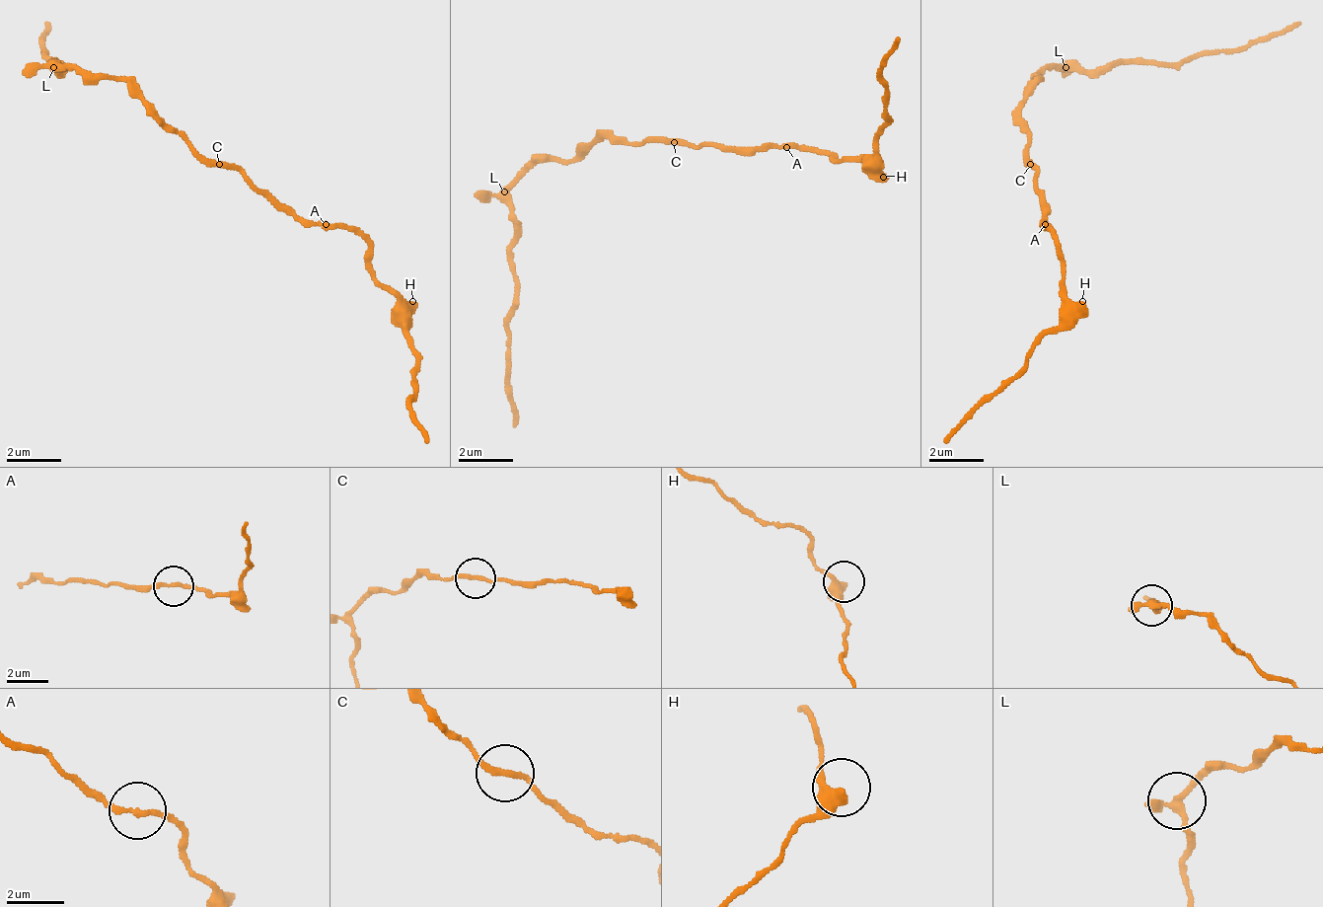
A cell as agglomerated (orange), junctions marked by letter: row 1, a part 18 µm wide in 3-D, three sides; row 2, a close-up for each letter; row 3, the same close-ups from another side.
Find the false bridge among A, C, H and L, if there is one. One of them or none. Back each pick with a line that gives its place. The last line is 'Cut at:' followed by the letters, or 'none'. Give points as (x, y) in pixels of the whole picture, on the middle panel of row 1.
Cut at: none

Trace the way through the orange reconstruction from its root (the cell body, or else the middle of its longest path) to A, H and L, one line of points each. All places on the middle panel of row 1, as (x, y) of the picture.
A: (667, 142), (709, 142), (717, 149), (788, 149)
H: (667, 142), (709, 142), (717, 149), (824, 149), (840, 163), (869, 163), (883, 177)
L: (667, 142), (609, 142), (601, 135), (571, 163), (530, 163), (502, 189)

